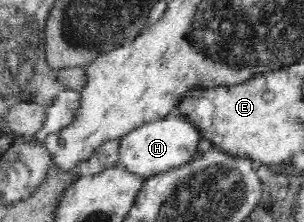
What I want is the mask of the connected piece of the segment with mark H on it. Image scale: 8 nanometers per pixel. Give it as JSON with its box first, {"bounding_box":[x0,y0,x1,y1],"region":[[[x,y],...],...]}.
{"bounding_box":[121,111,203,177],"region":[[[173,111],[160,120],[147,122],[121,138],[121,157],[128,171],[151,177],[189,163],[199,151],[203,132],[181,112]]]}

